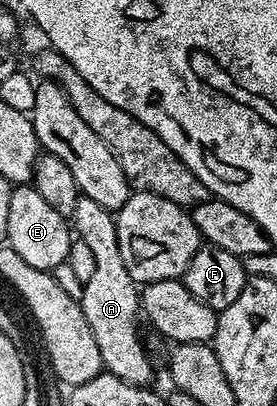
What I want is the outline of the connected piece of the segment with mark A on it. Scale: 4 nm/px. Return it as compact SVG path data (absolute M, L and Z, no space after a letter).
M82 195L75 205L75 213L71 216L71 227L76 238L85 242L95 256L95 274L85 282L79 302L83 317L87 317L87 325L91 325L91 333L95 333L101 366L108 374L131 385L149 387L153 379L153 363L141 344L140 333L137 332L139 284L131 277L131 273L127 273L127 265L123 265L114 212L103 209L103 205L98 205L91 201L91 197Z

